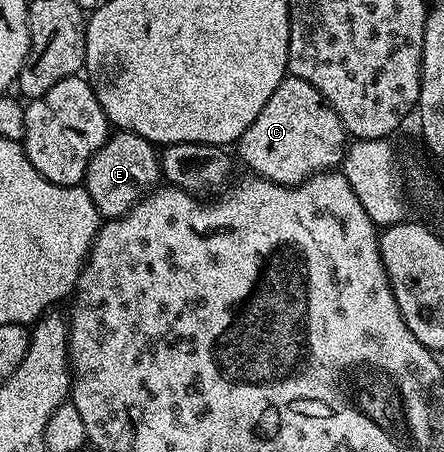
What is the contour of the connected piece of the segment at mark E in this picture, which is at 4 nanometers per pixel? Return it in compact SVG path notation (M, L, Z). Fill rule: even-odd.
M115 130L108 135L101 150L93 154L87 173L83 175L82 187L87 189L89 198L93 198L93 206L97 206L100 217L115 220L118 216L124 216L160 184L159 152L156 145L132 132Z

